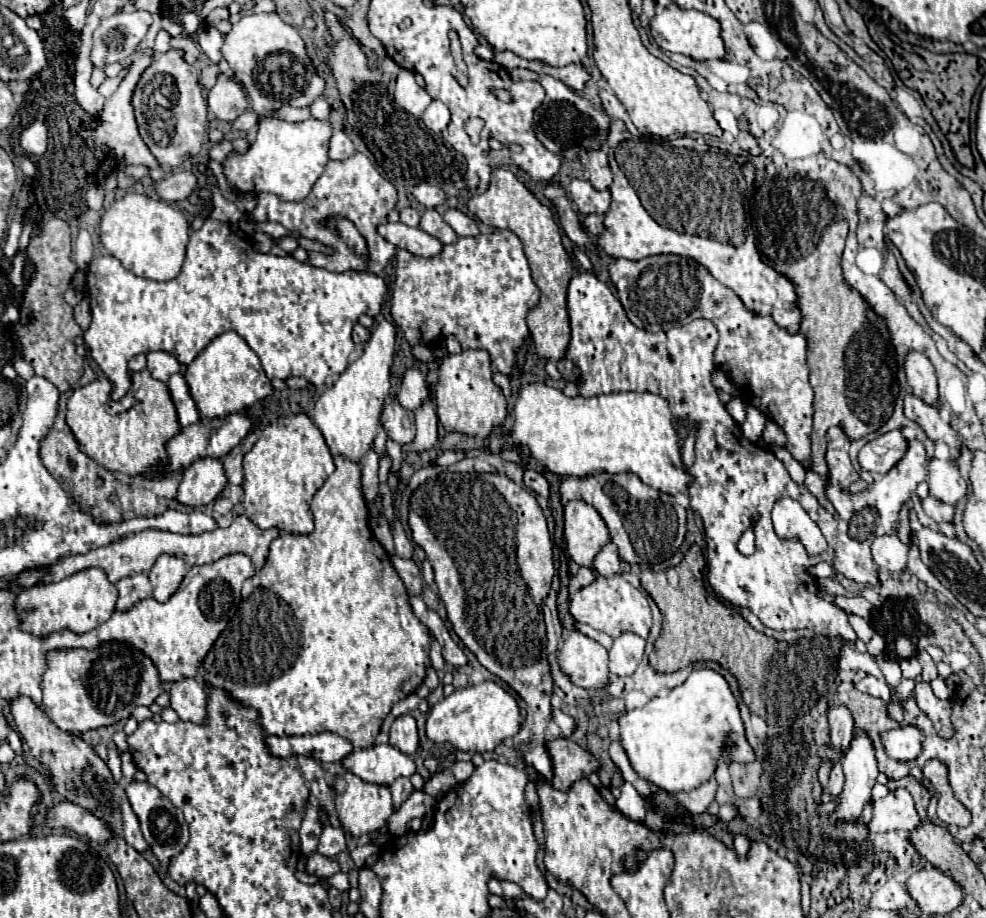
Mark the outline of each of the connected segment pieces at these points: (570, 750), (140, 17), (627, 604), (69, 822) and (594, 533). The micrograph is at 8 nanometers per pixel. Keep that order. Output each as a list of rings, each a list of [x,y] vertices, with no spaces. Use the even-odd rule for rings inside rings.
[[[554,739],[546,743],[548,755],[552,759],[552,777],[550,785],[560,791],[568,791],[568,787],[586,777],[588,773],[597,770],[599,763],[586,749],[582,749],[578,743],[568,739]]]
[[[118,11],[114,17],[104,17],[94,31],[94,45],[90,61],[94,67],[104,69],[112,63],[124,63],[144,39],[152,15],[148,11]]]
[[[596,569],[594,571],[594,581],[588,587],[582,587],[578,593],[572,595],[570,601],[570,613],[578,623],[586,623],[602,633],[608,633],[612,639],[620,637],[622,633],[630,631],[640,637],[648,637],[650,627],[652,627],[652,613],[648,605],[648,595],[644,591],[632,587],[622,575],[610,575],[602,577]]]
[[[60,801],[58,805],[52,805],[46,809],[42,827],[46,827],[46,829],[64,827],[78,835],[86,835],[88,839],[98,841],[98,843],[104,843],[106,839],[112,837],[112,833],[108,831],[108,827],[104,825],[102,819],[94,817],[92,813],[84,811],[82,807],[78,807],[74,803],[68,803],[68,801]]]
[[[584,501],[564,505],[564,539],[566,553],[584,567],[592,567],[594,555],[610,541],[606,523],[598,511]]]

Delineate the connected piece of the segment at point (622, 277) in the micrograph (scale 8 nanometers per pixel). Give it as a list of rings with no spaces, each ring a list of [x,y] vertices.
[[[654,255],[640,261],[630,259],[616,259],[610,267],[610,281],[614,283],[618,291],[618,299],[626,309],[628,319],[638,327],[646,331],[660,331],[672,325],[672,321],[682,323],[680,319],[710,319],[720,331],[720,341],[714,353],[714,363],[720,367],[728,379],[748,379],[746,389],[752,399],[748,399],[754,407],[762,409],[774,423],[778,423],[784,429],[786,435],[786,449],[790,455],[804,467],[812,469],[812,449],[810,449],[810,433],[812,433],[812,387],[808,383],[808,367],[806,367],[806,339],[800,333],[786,333],[780,325],[774,323],[770,315],[758,315],[740,301],[740,297],[726,285],[722,285],[718,279],[710,275],[706,267],[696,263],[694,259],[680,257],[680,255]]]

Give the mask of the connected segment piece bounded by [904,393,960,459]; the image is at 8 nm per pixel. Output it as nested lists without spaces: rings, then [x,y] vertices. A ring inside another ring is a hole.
[[[906,393],[906,397],[904,397],[904,415],[908,419],[912,419],[914,423],[918,423],[932,441],[948,443],[952,459],[958,455],[958,447],[960,447],[958,435],[948,423],[944,423],[944,419],[940,417],[938,407],[932,407],[932,405],[924,403],[914,393]]]

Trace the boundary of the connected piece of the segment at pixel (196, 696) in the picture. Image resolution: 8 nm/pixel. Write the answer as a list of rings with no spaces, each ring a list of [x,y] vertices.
[[[182,679],[170,687],[170,707],[182,721],[206,721],[206,693],[196,679]]]

